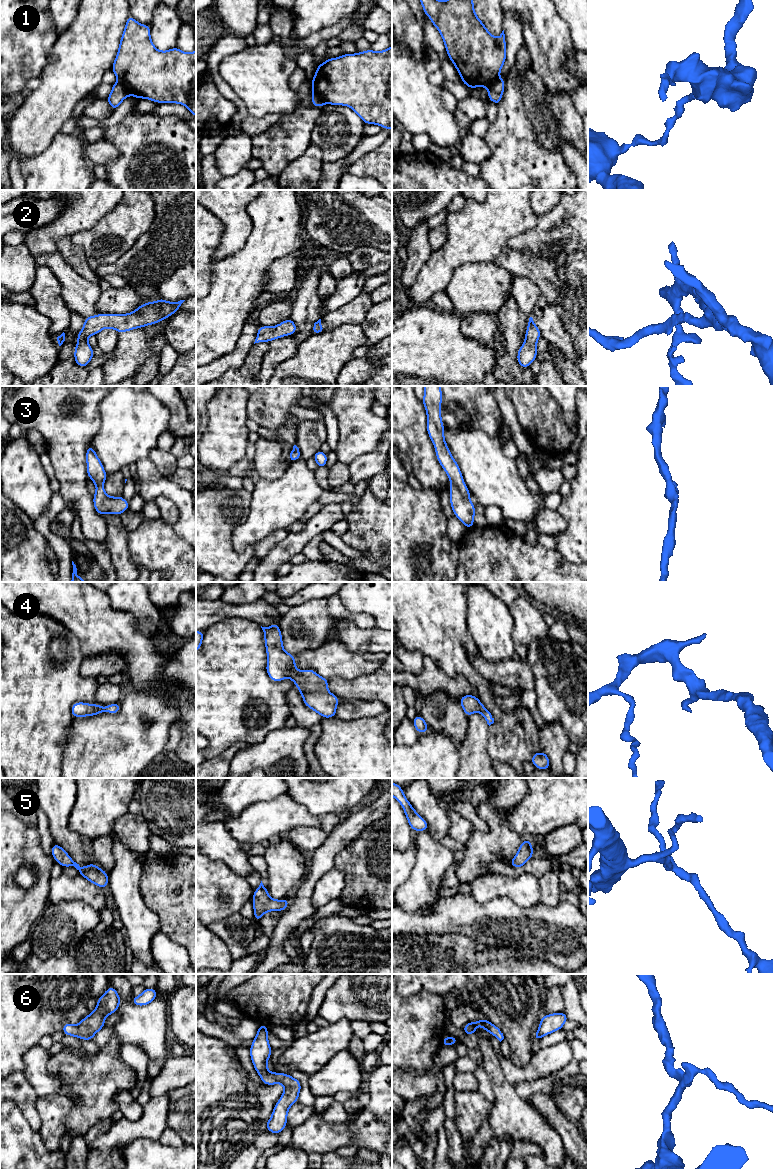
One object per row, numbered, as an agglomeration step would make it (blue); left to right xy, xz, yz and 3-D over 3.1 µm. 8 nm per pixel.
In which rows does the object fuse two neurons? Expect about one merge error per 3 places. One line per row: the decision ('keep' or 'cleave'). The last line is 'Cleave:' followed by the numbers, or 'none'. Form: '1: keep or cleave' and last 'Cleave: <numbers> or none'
1: cleave
2: keep
3: keep
4: keep
5: keep
6: keep
Cleave: 1

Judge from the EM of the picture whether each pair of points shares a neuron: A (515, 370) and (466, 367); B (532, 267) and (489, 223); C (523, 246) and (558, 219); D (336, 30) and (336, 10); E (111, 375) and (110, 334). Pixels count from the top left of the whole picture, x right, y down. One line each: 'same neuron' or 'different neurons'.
A: different neurons
B: different neurons
C: same neuron
D: different neurons
E: different neurons

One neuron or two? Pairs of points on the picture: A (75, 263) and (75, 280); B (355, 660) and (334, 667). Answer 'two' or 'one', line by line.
A: two
B: one

